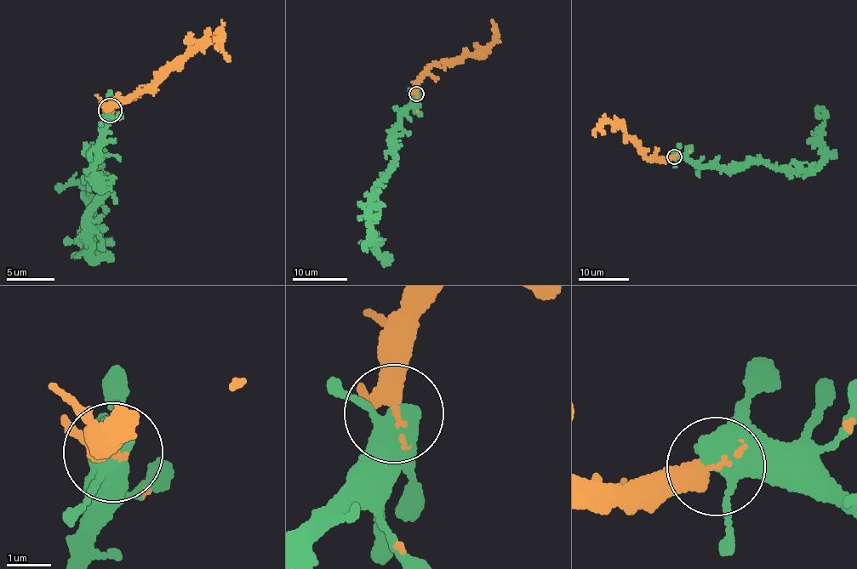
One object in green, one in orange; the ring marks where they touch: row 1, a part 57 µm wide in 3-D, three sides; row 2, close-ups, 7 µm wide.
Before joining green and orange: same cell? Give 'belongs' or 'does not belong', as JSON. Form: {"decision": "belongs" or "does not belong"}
{"decision": "belongs"}

